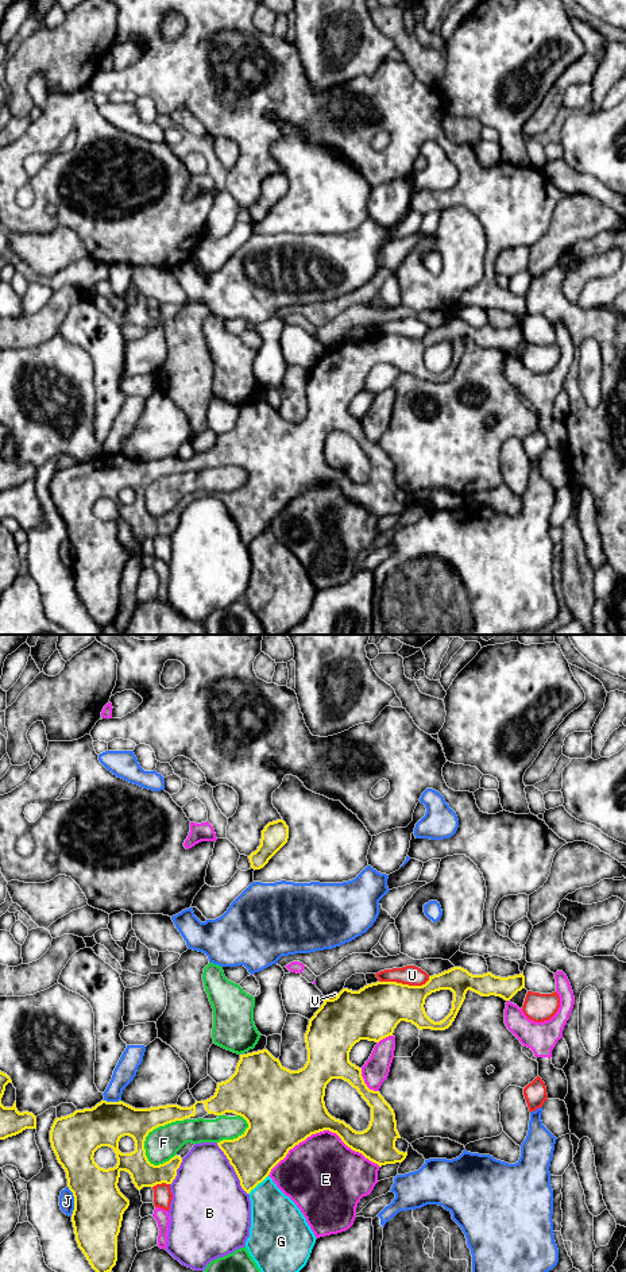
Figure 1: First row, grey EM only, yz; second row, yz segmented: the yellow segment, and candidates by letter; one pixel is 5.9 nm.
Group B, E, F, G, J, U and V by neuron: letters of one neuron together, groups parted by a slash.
B / E / F / G / J / U / V

